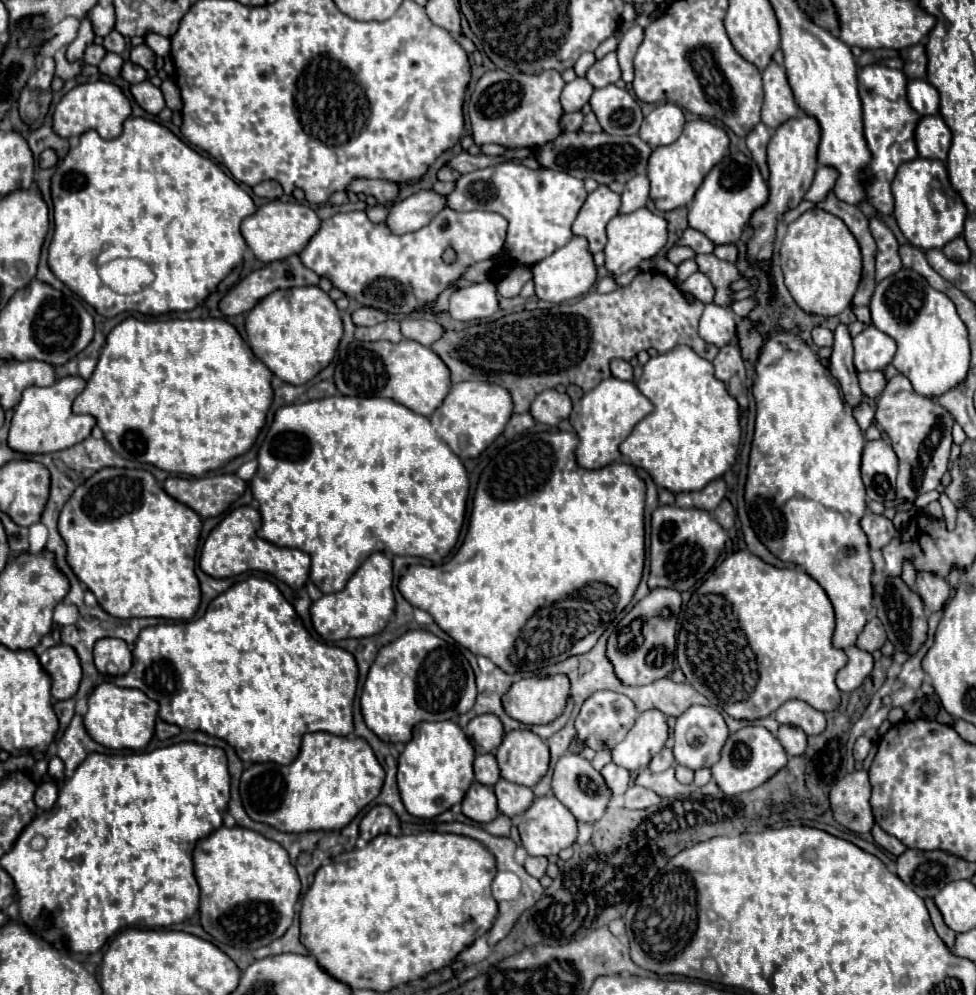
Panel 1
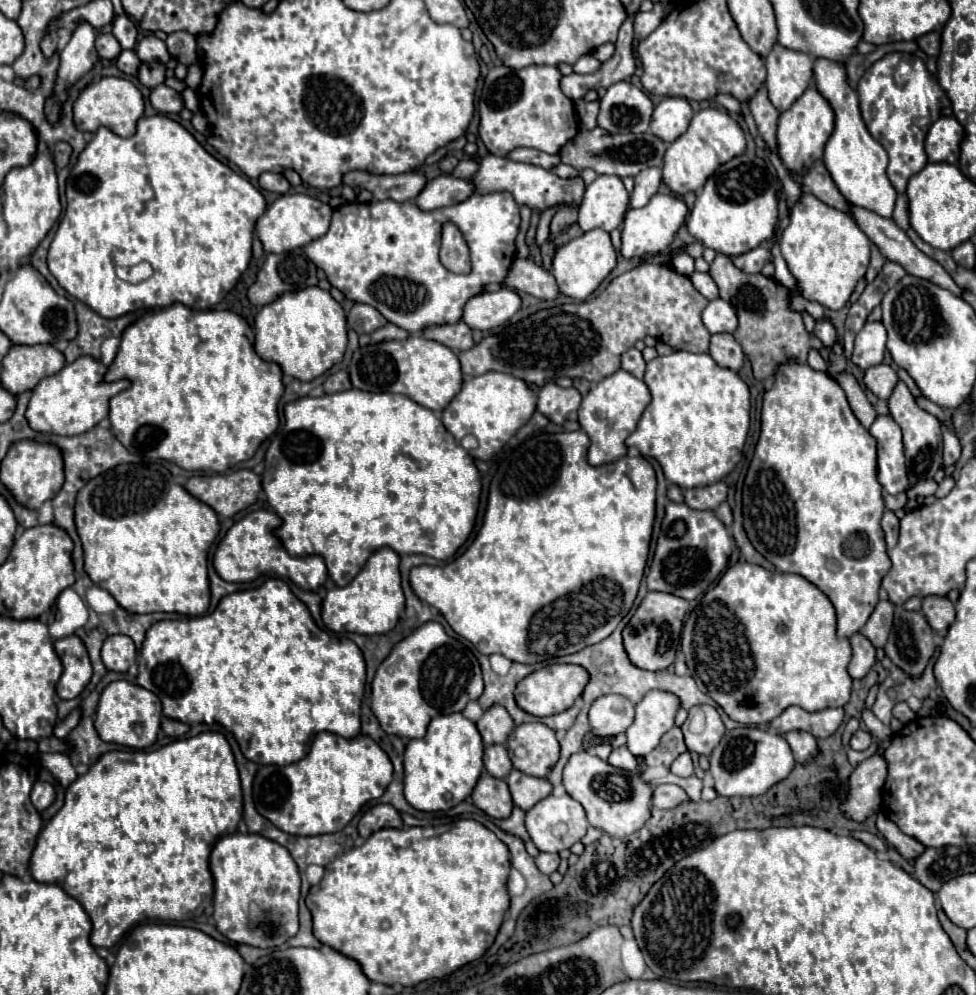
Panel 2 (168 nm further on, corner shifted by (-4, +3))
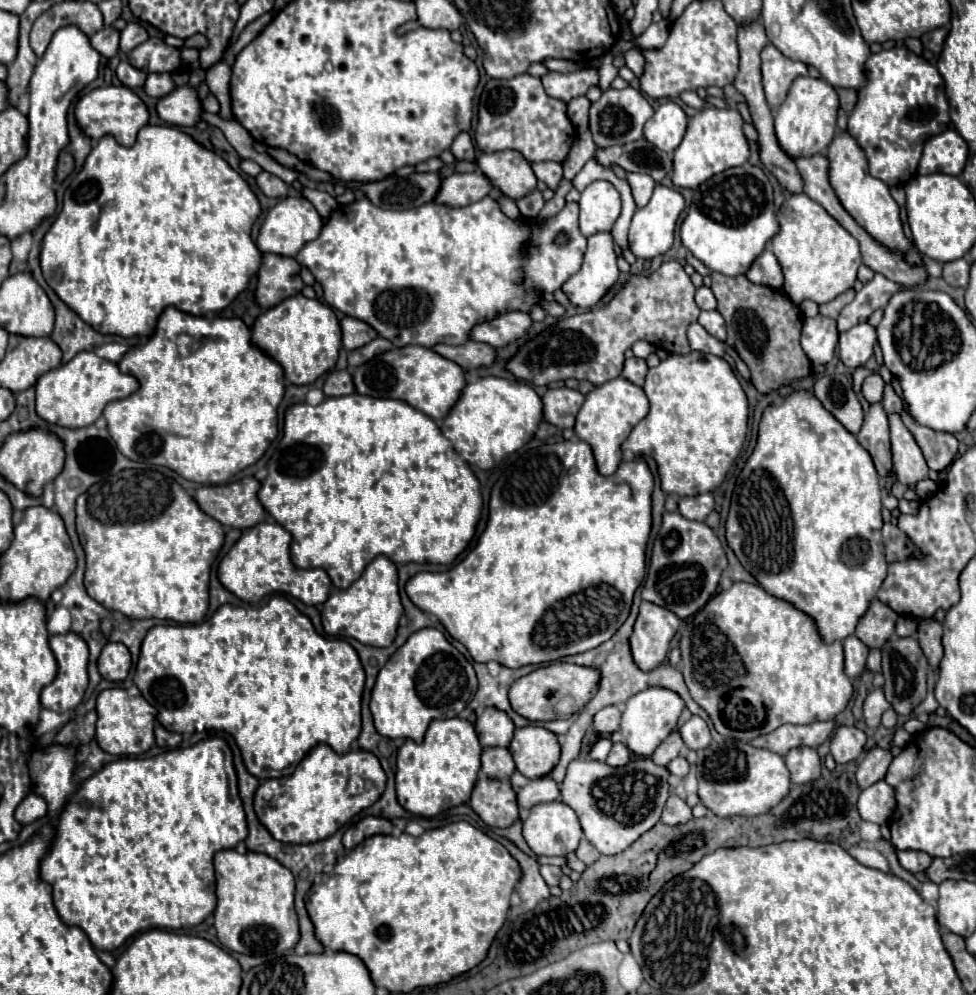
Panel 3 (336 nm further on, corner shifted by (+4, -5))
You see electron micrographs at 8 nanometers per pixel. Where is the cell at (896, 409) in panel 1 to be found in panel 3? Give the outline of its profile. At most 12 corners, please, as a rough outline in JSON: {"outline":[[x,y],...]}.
{"outline":[[889,415],[897,481],[913,487],[929,473],[913,433]]}

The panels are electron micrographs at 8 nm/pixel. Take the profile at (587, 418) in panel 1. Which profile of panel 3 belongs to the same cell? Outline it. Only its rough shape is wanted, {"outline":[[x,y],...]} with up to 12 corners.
{"outline":[[623,377],[585,395],[575,433],[611,475],[621,443],[647,415],[645,391]]}

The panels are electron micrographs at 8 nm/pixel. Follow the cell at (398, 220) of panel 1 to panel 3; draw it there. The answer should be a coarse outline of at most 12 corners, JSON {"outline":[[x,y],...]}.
{"outline":[[453,173],[441,181],[437,205],[467,207],[493,185],[479,173]]}

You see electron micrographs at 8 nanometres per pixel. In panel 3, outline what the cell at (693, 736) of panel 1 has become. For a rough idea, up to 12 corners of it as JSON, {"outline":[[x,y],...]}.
{"outline":[[693,717],[681,727],[689,749],[701,751],[711,743],[709,725]]}

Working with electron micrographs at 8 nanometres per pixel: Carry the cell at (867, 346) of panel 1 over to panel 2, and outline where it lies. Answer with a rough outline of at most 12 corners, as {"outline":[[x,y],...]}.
{"outline":[[867,321],[855,337],[851,361],[863,371],[885,355],[887,331]]}

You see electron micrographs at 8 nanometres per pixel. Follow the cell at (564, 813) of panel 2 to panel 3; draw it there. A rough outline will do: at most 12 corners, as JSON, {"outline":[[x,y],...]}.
{"outline":[[561,801],[539,803],[523,821],[535,855],[567,855],[583,831]]}

